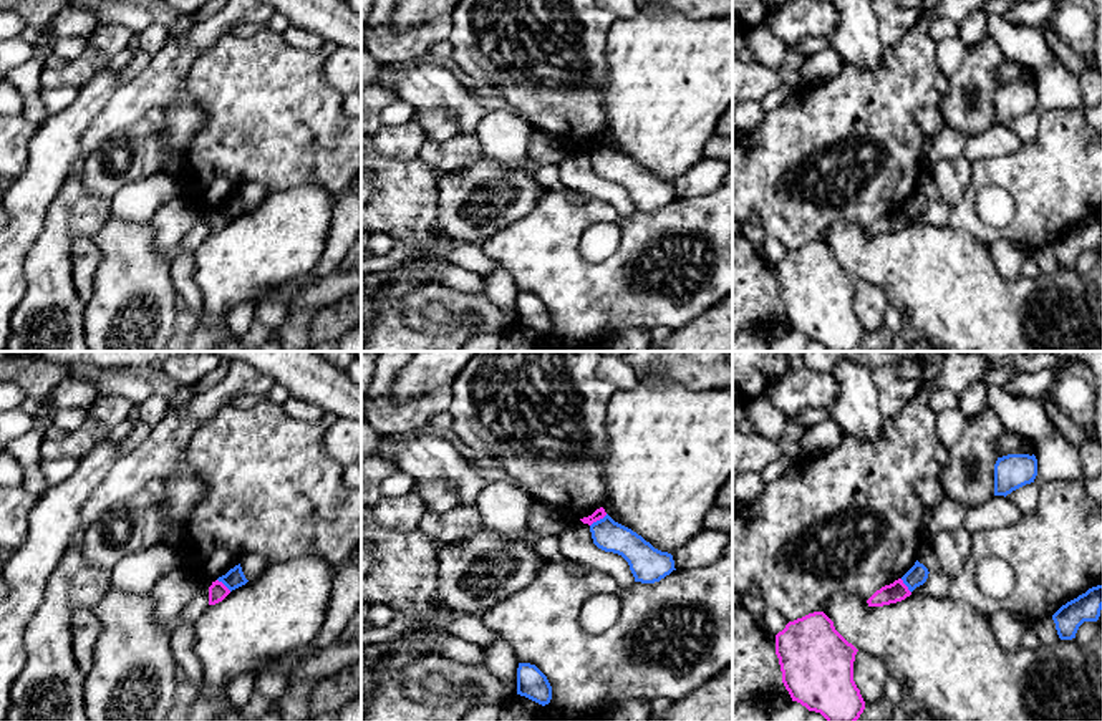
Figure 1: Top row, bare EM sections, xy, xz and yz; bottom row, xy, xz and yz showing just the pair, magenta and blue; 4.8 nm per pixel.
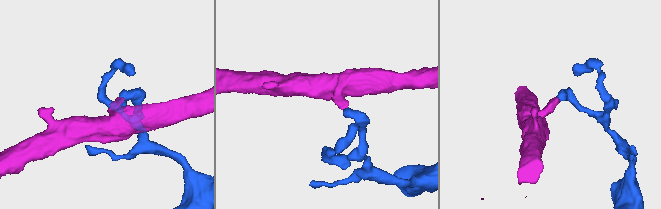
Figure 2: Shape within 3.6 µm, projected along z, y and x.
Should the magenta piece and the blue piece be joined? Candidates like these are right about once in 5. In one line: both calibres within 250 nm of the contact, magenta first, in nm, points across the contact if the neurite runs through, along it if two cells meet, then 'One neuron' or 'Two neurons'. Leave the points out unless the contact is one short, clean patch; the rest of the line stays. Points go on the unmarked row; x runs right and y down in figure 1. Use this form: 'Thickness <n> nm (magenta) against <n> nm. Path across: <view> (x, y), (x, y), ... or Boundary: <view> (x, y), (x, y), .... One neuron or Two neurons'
Thickness 50 nm (magenta) against 150 nm. Boundary: xz (607, 143), (590, 154). Two neurons

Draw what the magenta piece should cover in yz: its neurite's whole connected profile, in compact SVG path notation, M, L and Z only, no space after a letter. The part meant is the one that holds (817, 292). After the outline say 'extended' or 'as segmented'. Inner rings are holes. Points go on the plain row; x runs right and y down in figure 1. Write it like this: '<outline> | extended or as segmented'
M814 240L789 250L776 264L776 283L779 287L782 312L792 330L809 340L820 341L827 351L855 351L865 338L865 330L853 310L853 290L857 277L848 272L824 240Z | as segmented

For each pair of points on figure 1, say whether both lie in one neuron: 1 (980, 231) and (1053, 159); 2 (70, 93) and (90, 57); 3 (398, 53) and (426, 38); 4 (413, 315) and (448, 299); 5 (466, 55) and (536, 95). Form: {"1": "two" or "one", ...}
{"1": "one", "2": "two", "3": "one", "4": "one", "5": "one"}

